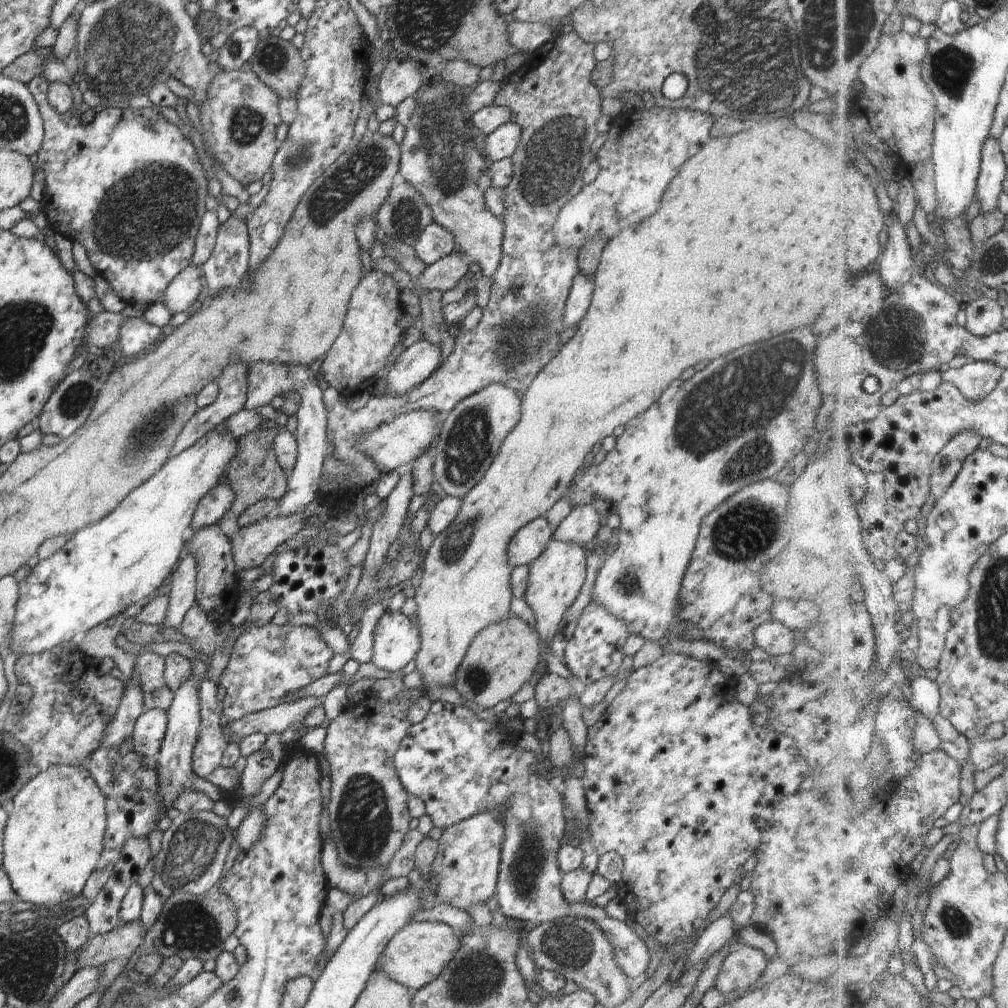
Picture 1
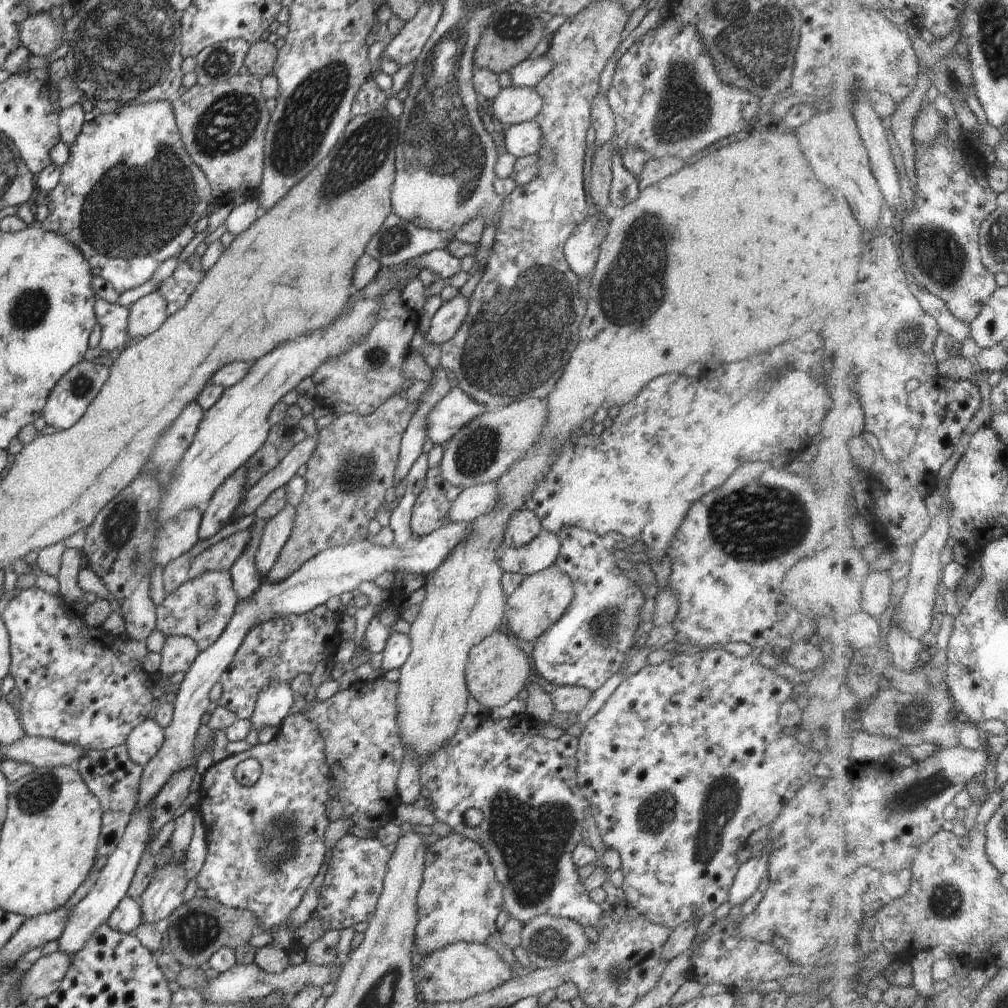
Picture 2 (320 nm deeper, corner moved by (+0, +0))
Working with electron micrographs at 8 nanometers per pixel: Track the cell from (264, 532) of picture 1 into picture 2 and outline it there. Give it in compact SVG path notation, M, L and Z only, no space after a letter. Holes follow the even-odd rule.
M250 529L236 532L214 546L206 548L202 554L194 558L194 562L188 568L188 580L194 580L204 572L229 571L244 552L248 542L250 542Z

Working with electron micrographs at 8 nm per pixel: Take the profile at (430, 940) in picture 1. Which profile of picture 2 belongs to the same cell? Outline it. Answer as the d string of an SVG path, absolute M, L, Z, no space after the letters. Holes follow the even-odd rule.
M454 942L423 956L415 977L417 992L429 1003L463 1002L482 992L490 992L511 976L510 967L488 944Z

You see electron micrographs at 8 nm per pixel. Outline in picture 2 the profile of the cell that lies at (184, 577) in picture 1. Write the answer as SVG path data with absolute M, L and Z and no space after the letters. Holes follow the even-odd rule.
M244 466L238 468L214 494L214 498L203 507L202 524L200 524L199 540L210 539L223 527L231 523L233 512L241 502L242 490L246 482Z

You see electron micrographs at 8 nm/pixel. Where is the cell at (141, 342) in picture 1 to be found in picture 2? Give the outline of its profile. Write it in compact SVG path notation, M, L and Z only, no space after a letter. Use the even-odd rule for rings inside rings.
M97 299L94 304L97 316L97 324L102 329L102 338L99 347L102 350L112 352L124 347L130 340L128 336L128 316L130 310L116 304L110 304L104 300Z

